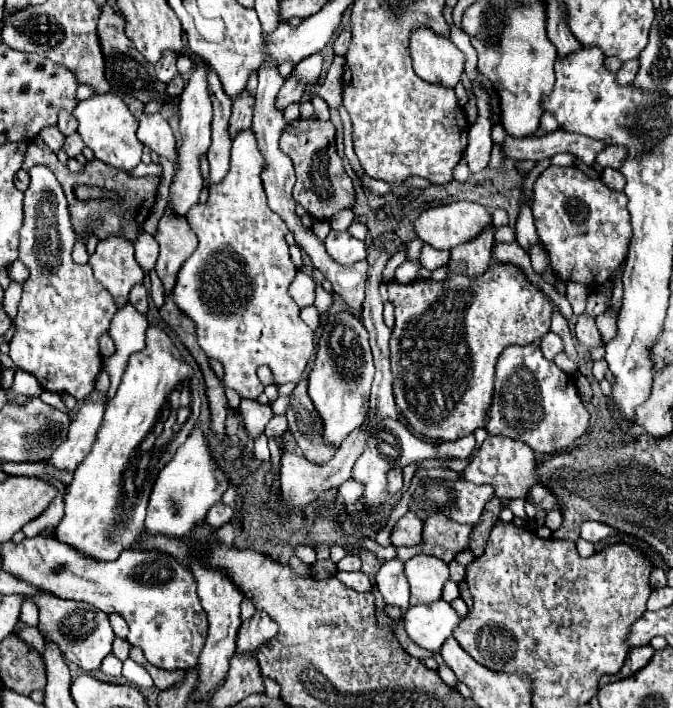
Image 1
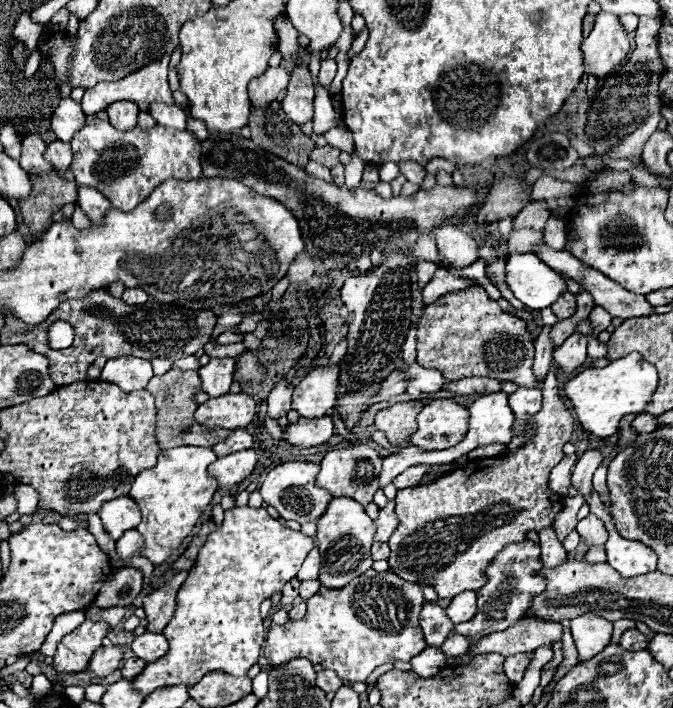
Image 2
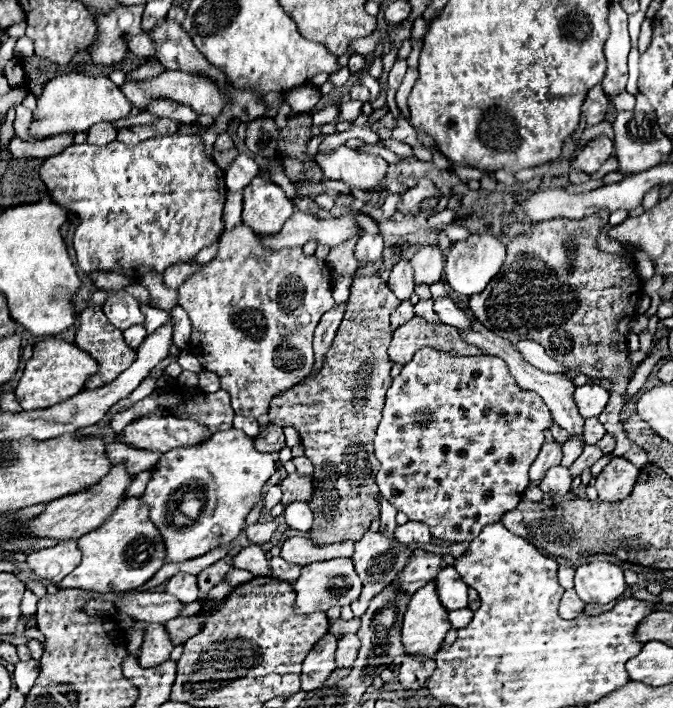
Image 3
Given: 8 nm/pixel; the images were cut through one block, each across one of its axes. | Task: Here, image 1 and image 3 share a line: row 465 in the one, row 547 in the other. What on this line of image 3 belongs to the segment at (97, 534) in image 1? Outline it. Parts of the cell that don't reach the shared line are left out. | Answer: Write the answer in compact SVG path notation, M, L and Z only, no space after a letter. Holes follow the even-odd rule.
M126 498L118 510L96 530L78 540L82 562L60 582L62 588L80 588L94 592L128 592L144 586L164 564L166 544L154 522L150 522L150 508L142 498Z

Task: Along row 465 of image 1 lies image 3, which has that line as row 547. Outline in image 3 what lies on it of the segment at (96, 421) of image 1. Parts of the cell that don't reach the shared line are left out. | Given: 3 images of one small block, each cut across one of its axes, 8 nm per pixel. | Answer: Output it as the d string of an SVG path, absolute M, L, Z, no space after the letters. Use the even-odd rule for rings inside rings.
M68 538L68 540L60 540L52 548L30 552L26 562L28 562L28 568L34 570L40 578L62 582L62 578L66 578L66 574L70 574L70 570L78 566L80 558L82 558L82 552L78 550L76 540Z

